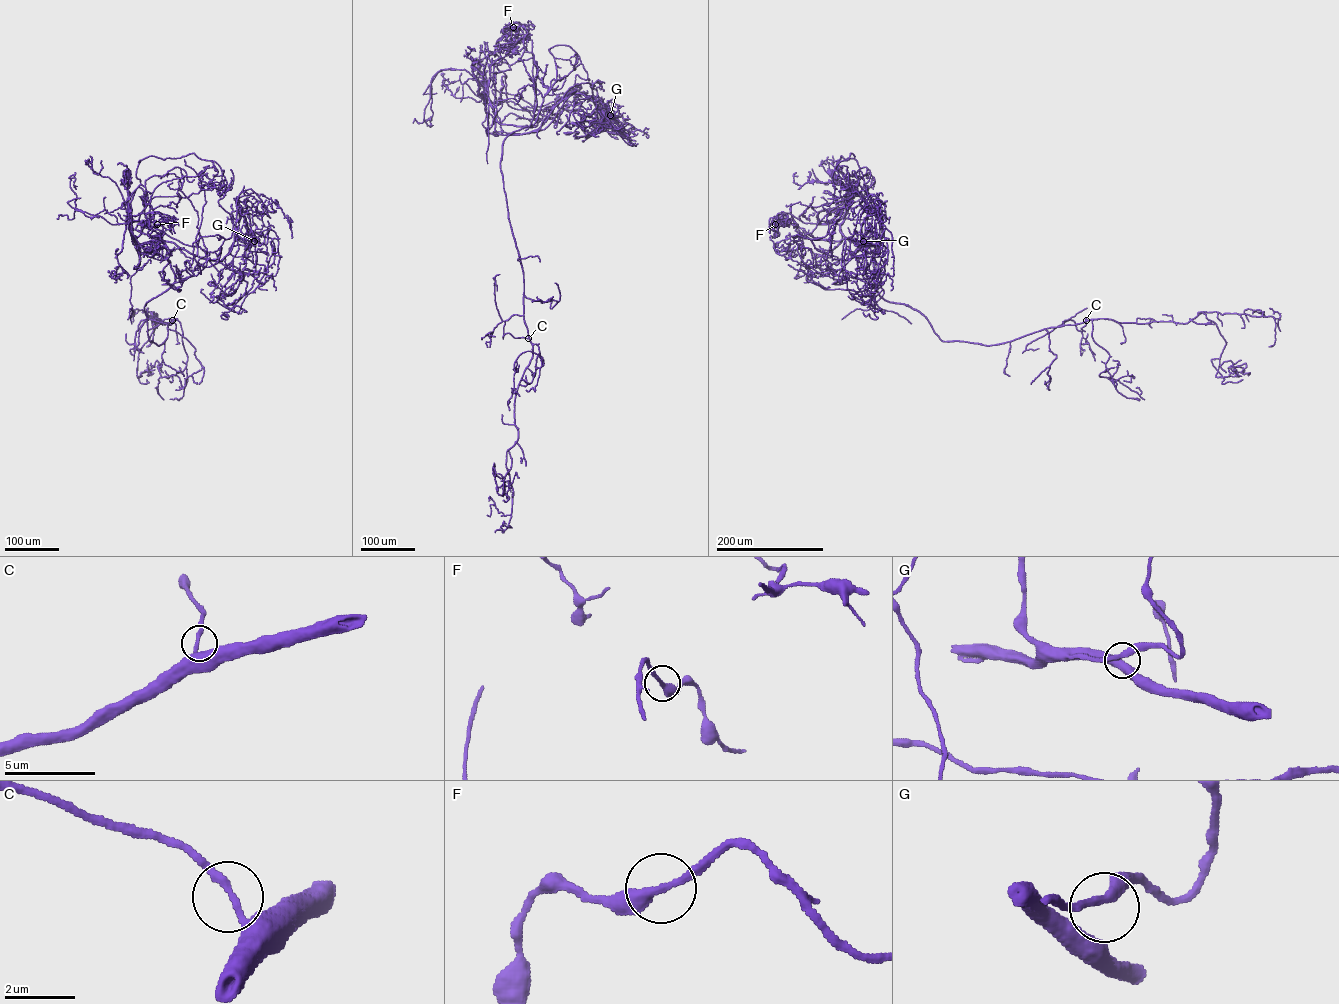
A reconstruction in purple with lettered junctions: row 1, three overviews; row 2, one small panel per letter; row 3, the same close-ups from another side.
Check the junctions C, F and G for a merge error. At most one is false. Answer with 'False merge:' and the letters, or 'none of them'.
False merge: none of them

